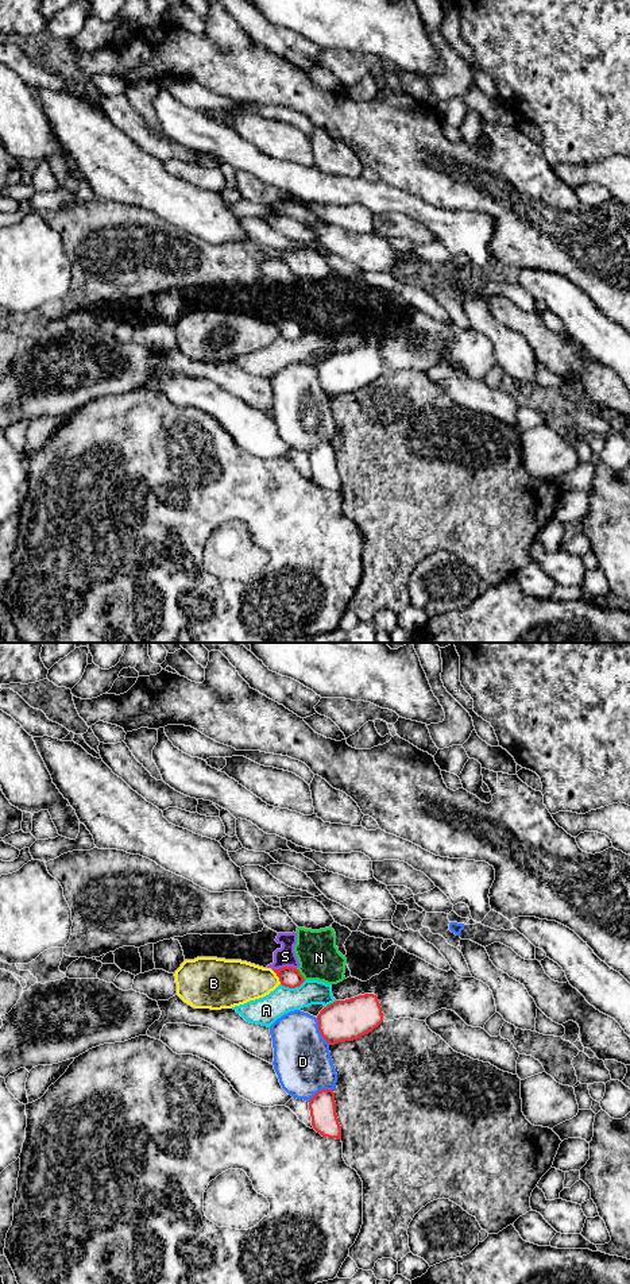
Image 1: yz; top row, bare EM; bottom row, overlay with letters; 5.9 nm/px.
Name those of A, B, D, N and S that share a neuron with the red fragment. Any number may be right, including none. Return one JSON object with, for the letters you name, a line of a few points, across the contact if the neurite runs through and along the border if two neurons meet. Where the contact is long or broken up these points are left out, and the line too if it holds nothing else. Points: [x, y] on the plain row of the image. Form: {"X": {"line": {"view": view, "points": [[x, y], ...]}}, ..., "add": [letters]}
{"add": []}

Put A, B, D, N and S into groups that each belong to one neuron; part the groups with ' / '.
A / B / D / N S

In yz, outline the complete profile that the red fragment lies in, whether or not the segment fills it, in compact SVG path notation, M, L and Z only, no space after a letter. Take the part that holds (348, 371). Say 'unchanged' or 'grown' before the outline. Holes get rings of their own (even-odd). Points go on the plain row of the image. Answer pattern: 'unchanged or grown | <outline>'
unchanged | M364 346L328 356L317 373L324 392L335 397L368 386L383 374L383 365L378 348Z

